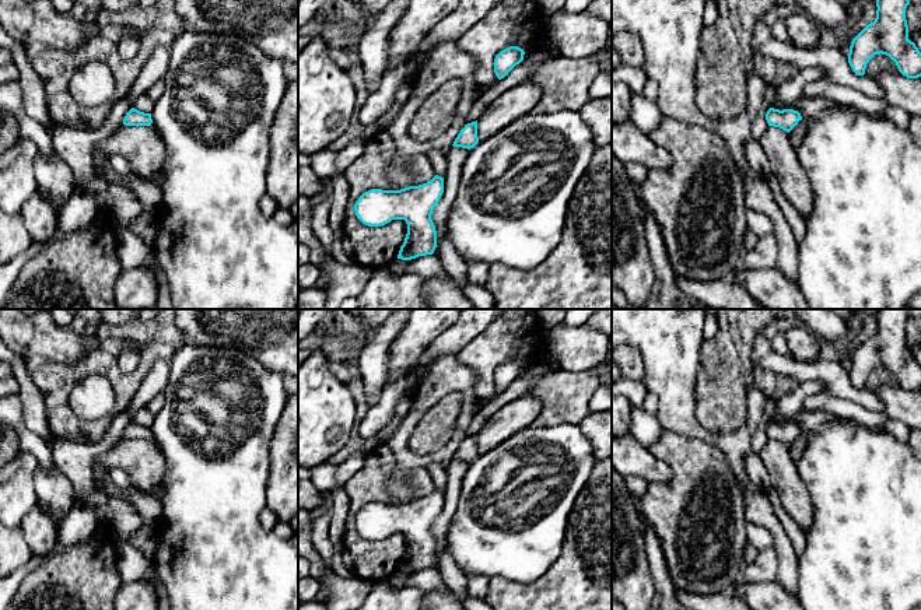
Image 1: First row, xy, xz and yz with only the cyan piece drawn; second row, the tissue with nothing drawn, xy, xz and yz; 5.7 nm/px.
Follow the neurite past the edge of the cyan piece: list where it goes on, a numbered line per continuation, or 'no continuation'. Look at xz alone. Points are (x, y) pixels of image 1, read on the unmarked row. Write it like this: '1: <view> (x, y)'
no continuation

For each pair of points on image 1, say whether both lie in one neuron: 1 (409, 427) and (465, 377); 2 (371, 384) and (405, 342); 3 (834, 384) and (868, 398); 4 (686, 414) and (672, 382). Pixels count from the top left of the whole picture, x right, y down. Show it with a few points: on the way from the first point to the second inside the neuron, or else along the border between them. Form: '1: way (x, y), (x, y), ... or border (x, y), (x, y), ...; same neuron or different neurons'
1: way (417, 410), (448, 378); same neuron
2: border (401, 332), (391, 343), (388, 377), (382, 386); different neurons
3: way (843, 388), (860, 396); same neuron
4: way (678, 406), (675, 391); same neuron

